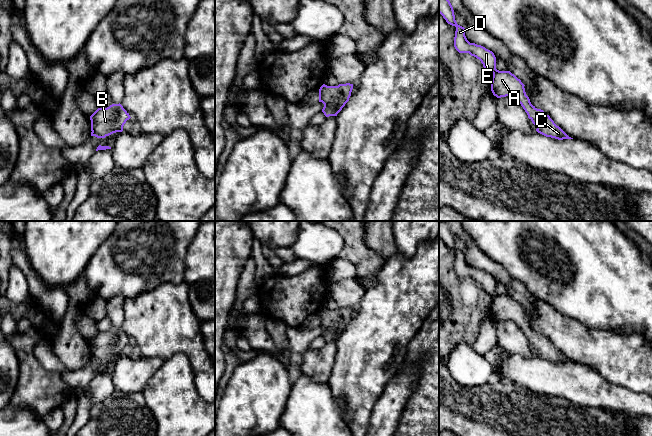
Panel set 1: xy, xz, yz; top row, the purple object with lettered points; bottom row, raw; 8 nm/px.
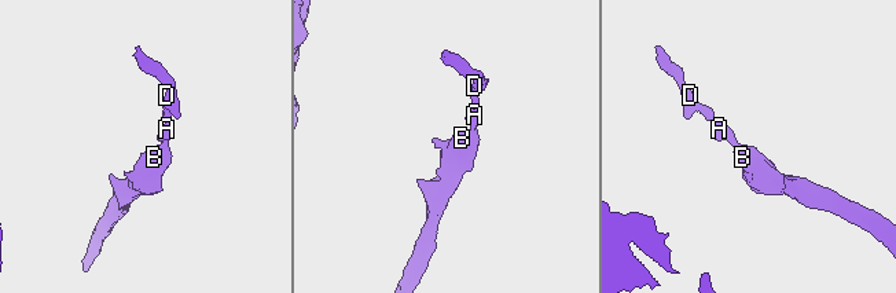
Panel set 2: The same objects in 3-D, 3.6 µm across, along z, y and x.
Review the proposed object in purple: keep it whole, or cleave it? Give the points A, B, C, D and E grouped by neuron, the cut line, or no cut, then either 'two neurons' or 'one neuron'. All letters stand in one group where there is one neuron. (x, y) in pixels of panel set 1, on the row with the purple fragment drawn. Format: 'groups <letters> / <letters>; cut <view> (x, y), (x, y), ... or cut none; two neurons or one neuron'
groups A B C D E; cut none; one neuron

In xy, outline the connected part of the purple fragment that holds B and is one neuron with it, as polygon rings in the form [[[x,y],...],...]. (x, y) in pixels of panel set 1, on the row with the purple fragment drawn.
[[[119,104],[107,108],[98,108],[91,116],[91,136],[105,138],[116,132],[122,132],[123,126],[131,117]]]

